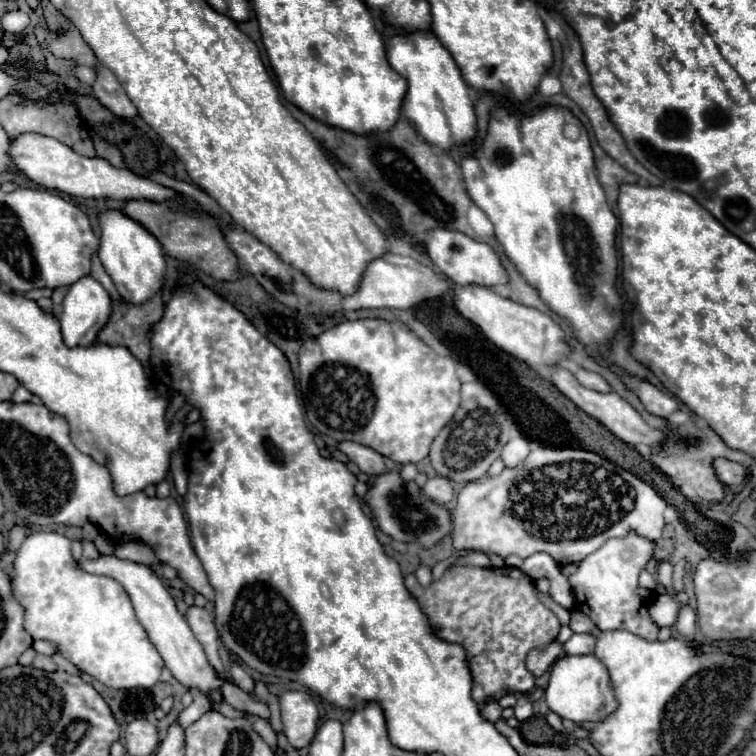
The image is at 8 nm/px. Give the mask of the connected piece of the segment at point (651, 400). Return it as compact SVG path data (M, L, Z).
M622 373L622 379L624 383L640 397L640 401L644 403L644 407L652 413L652 415L658 415L658 417L668 417L672 415L676 409L678 409L678 403L672 395L668 393L662 393L660 389L656 389L654 385L646 383L646 381L640 381L636 377L630 377L626 373Z

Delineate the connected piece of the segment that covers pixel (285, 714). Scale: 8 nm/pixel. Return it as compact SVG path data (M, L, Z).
M284 691L278 699L288 743L294 749L306 747L316 733L318 721L318 709L312 695L306 691Z

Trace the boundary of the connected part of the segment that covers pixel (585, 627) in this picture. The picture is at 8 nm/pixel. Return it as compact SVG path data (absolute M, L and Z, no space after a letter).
M572 611L572 619L570 619L570 629L574 633L598 633L596 627L592 625L592 621L580 613L580 611Z

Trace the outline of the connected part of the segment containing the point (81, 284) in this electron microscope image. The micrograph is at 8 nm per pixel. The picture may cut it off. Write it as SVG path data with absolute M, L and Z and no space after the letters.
M92 277L78 279L66 293L62 301L62 313L60 313L60 325L62 325L62 337L68 347L76 345L92 345L96 337L100 335L100 329L104 329L104 321L108 321L108 313L112 313L112 299L106 293L106 289Z

